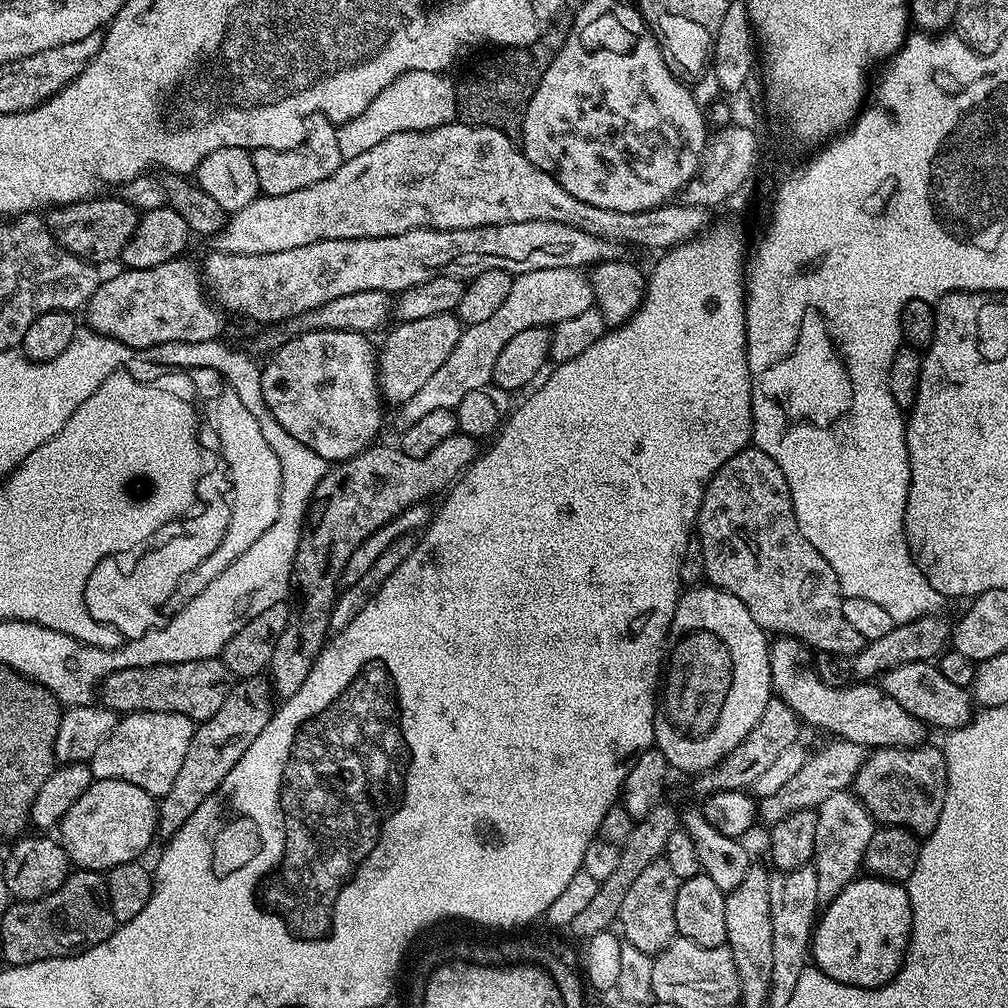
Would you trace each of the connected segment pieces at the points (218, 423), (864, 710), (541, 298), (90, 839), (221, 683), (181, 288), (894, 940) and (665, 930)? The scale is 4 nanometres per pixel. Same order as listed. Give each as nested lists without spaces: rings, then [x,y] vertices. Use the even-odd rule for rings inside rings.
[[[190,368],[186,370],[186,398],[192,404],[190,415],[194,422],[194,438],[198,438],[198,448],[200,448],[200,452],[206,452],[208,462],[210,462],[206,472],[196,478],[194,490],[200,492],[202,482],[220,484],[220,490],[222,490],[220,498],[228,506],[228,528],[226,528],[226,534],[222,536],[222,540],[216,543],[214,550],[205,553],[200,560],[196,561],[196,564],[180,573],[179,579],[174,580],[172,588],[168,590],[168,594],[162,600],[164,607],[172,610],[175,610],[175,604],[192,599],[200,589],[206,587],[209,580],[218,578],[218,574],[222,574],[222,570],[226,570],[226,566],[230,566],[230,562],[234,562],[234,558],[238,558],[238,554],[246,554],[246,550],[250,550],[250,546],[254,546],[254,542],[258,542],[258,538],[262,538],[262,534],[266,534],[266,530],[270,530],[270,526],[274,526],[274,518],[278,518],[278,506],[282,494],[282,466],[278,462],[278,454],[274,454],[274,450],[270,450],[270,442],[266,442],[266,438],[262,434],[262,426],[258,426],[258,418],[254,418],[254,414],[250,414],[250,410],[246,410],[246,406],[242,406],[242,398],[238,398],[238,394],[234,394],[234,386],[230,386],[230,382],[226,382],[224,377],[218,375],[214,370]]]
[[[793,636],[773,639],[770,644],[770,678],[773,693],[805,725],[821,728],[842,740],[862,745],[866,750],[878,748],[919,748],[925,743],[926,726],[910,710],[894,702],[890,694],[880,689],[876,682],[856,682],[846,688],[826,686],[818,678],[814,664],[814,652],[808,645]]]
[[[555,268],[519,273],[513,279],[509,296],[501,309],[484,322],[467,325],[461,331],[458,344],[450,352],[450,357],[442,362],[437,373],[414,394],[414,397],[399,407],[399,427],[408,428],[433,410],[455,409],[458,402],[471,391],[485,389],[492,381],[494,365],[502,348],[519,331],[555,326],[564,319],[577,317],[593,306],[592,282],[583,271]]]
[[[93,779],[82,798],[60,820],[58,839],[77,869],[104,874],[109,868],[141,859],[152,839],[157,839],[157,811],[157,801],[146,790],[121,780]]]
[[[223,659],[191,660],[118,670],[111,676],[104,677],[98,689],[98,696],[103,707],[111,708],[117,714],[173,712],[182,714],[193,722],[199,722],[218,714],[222,702],[226,702],[226,694],[230,694],[233,683],[232,671],[225,666]]]
[[[188,258],[162,262],[162,266],[124,268],[109,280],[101,279],[87,302],[87,312],[91,331],[121,340],[134,350],[162,342],[210,342],[221,335],[221,309],[206,295],[201,269]]]
[[[867,874],[851,880],[819,913],[812,929],[811,959],[830,978],[855,988],[881,988],[896,977],[900,965],[904,963],[904,953],[908,951],[908,939],[912,937],[912,911],[908,889],[894,880],[879,880]]]
[[[663,858],[656,859],[638,875],[631,883],[618,919],[618,928],[627,943],[637,947],[638,950],[655,954],[663,950],[672,940],[677,939],[678,933],[674,922],[674,898],[680,889],[680,882],[674,870]]]

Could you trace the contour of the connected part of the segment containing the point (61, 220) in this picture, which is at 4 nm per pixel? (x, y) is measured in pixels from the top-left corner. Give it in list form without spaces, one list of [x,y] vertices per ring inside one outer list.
[[[93,198],[77,204],[66,204],[51,209],[46,216],[46,223],[52,232],[52,237],[67,252],[97,266],[103,266],[107,260],[114,260],[114,262],[120,260],[122,250],[126,242],[130,242],[141,218],[141,213],[136,207],[128,204],[123,198],[104,199]]]

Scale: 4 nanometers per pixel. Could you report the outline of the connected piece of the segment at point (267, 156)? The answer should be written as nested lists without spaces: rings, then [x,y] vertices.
[[[316,122],[304,133],[304,142],[290,150],[270,150],[269,148],[251,149],[254,162],[254,174],[258,174],[258,186],[265,196],[291,194],[294,190],[306,190],[306,186],[314,186],[314,182],[322,182],[322,178],[330,178],[334,170],[343,164],[346,157],[338,150],[337,125],[327,122]]]

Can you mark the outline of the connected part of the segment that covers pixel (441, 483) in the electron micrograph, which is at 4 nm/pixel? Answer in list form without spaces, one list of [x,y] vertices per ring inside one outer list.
[[[457,434],[434,446],[434,450],[422,458],[410,458],[396,446],[373,446],[354,458],[329,467],[312,492],[312,503],[308,506],[296,557],[292,560],[290,588],[294,596],[296,592],[296,604],[291,605],[292,617],[286,630],[282,630],[282,638],[278,638],[278,646],[274,646],[272,655],[270,688],[275,695],[276,692],[280,695],[281,701],[289,700],[302,690],[302,682],[310,678],[310,670],[314,670],[314,662],[318,662],[320,651],[329,639],[328,619],[350,554],[354,554],[367,536],[391,522],[399,512],[451,489],[476,459],[476,444],[477,437]]]

